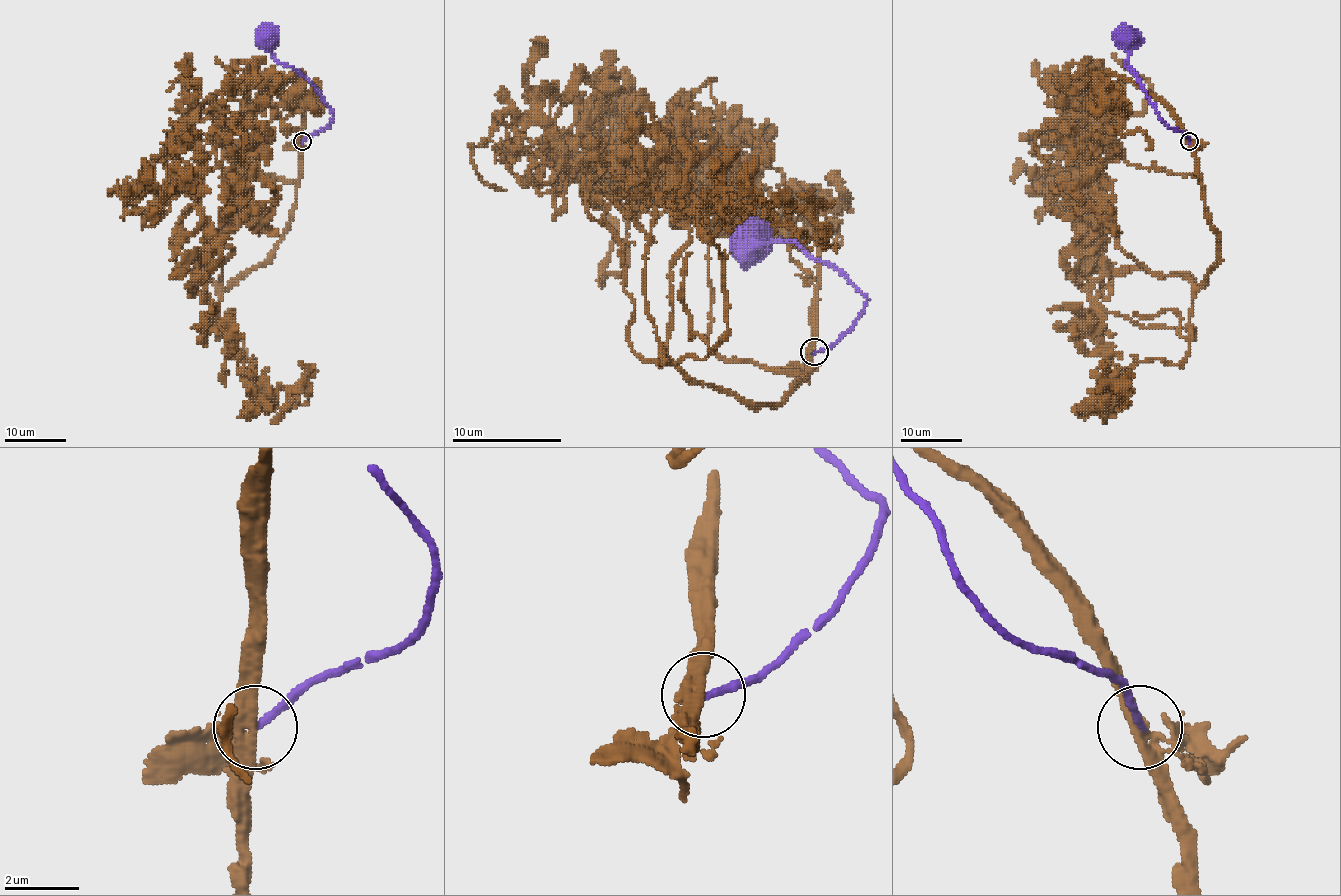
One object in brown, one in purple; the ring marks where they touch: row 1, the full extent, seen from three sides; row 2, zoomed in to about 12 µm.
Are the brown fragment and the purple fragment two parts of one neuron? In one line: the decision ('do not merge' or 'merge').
do not merge

